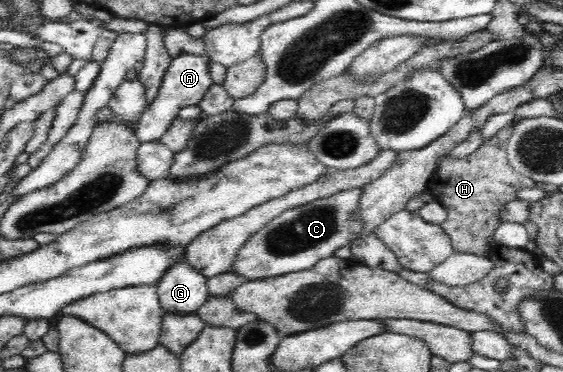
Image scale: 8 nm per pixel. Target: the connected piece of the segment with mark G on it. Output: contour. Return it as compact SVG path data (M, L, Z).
M184 256L166 270L158 284L158 297L163 312L192 314L198 312L209 298L207 280L194 270Z

